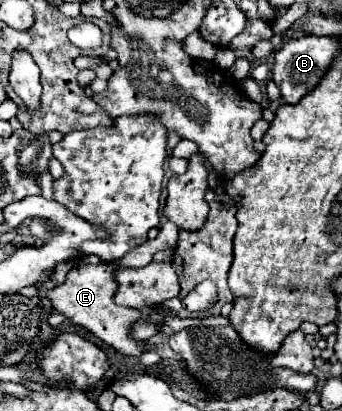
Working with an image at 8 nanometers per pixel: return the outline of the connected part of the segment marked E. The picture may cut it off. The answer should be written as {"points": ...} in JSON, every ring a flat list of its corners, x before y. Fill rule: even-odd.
{"points":[[102,263,102,265,76,265,74,269,68,271,66,281,62,285,56,285,54,289,46,291,46,297,52,303,52,309,68,317,72,323,86,327,92,331,98,339,104,343,112,345,116,351,122,355,134,355,140,357,148,347,140,347,136,339,130,337,130,325,138,321,140,311,130,309,130,307,120,307,112,301,112,295,116,291,114,283,114,269,116,265,112,263]]}

